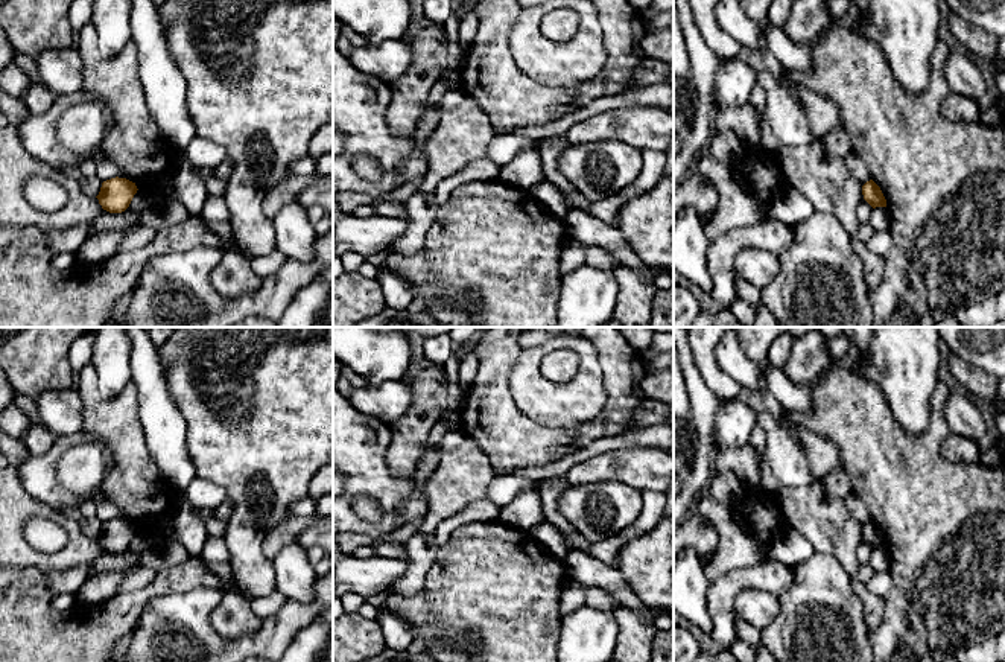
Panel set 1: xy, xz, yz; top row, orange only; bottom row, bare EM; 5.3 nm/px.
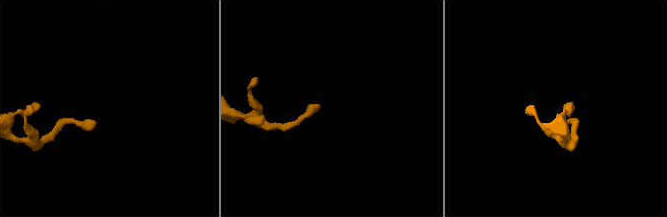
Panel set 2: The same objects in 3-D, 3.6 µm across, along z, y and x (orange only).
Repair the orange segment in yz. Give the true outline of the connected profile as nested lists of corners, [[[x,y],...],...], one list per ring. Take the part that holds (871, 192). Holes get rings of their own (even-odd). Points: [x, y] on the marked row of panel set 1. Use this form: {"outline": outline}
{"outline": [[[867,181],[862,186],[864,199],[873,207],[886,207],[886,199],[880,190],[880,187],[873,181]]]}

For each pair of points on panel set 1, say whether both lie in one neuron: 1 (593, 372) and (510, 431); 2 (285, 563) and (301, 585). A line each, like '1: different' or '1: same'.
1: different
2: same

